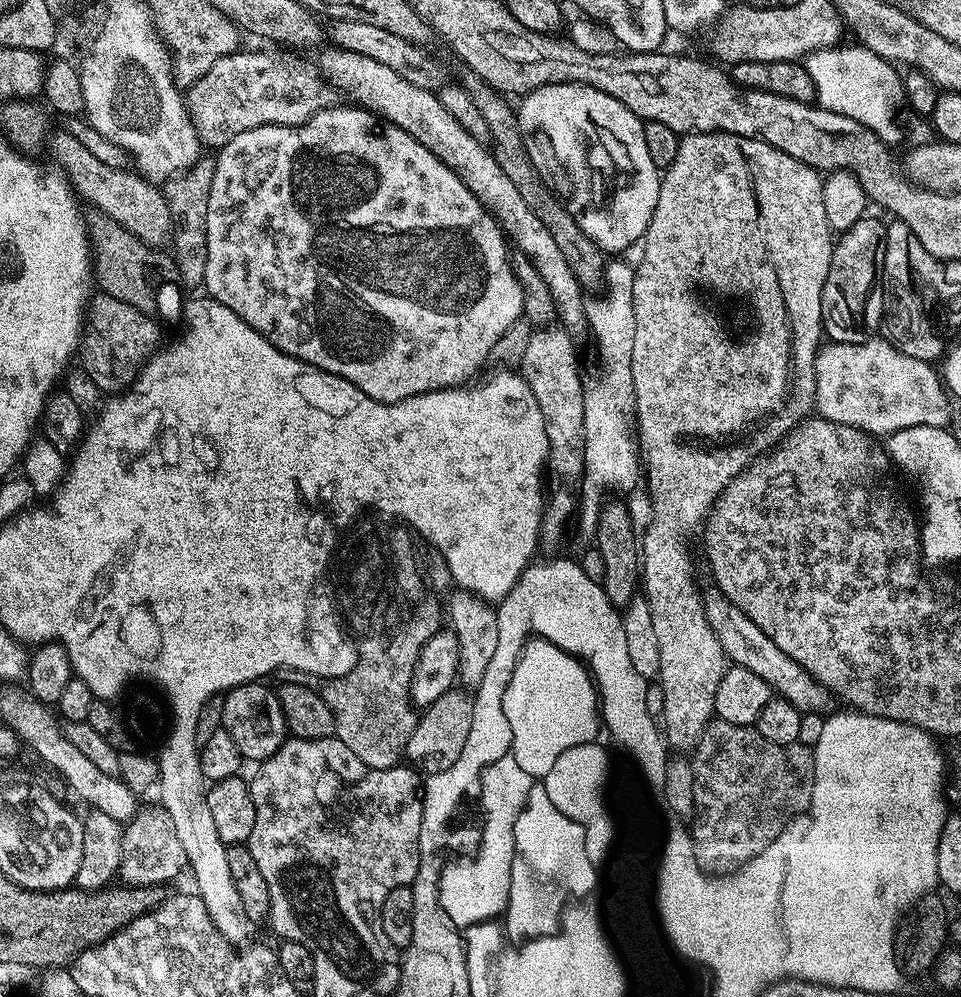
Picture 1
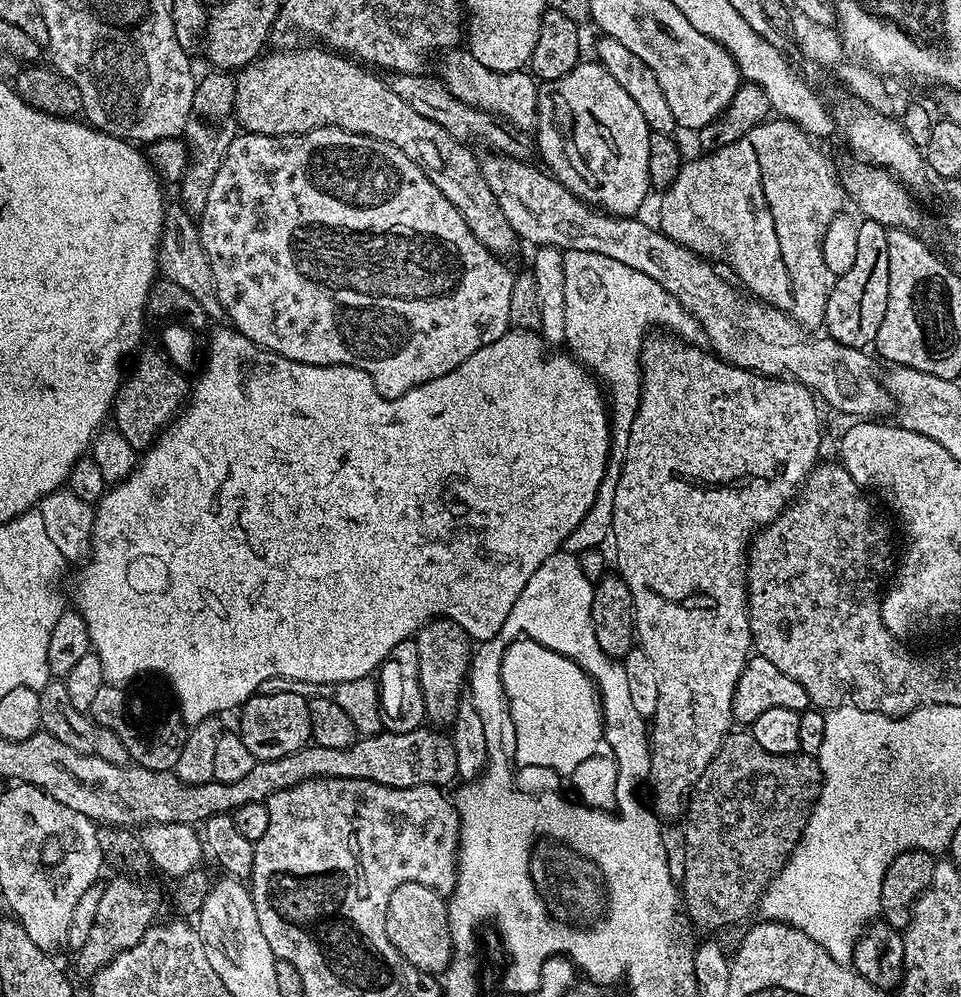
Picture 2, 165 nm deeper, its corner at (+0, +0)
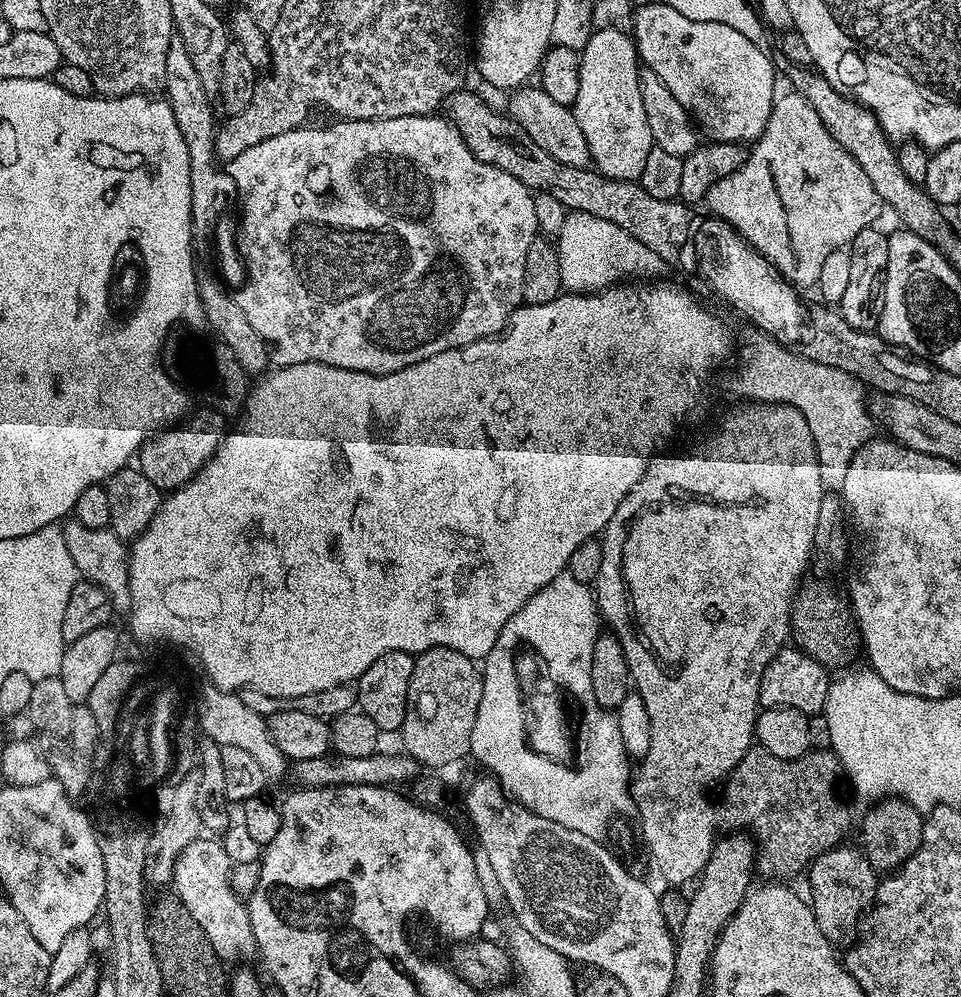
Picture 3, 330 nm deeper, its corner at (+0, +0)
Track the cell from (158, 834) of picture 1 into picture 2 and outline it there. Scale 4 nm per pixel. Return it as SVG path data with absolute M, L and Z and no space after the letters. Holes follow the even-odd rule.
M120 874L117 880L107 881L102 890L102 899L98 901L98 914L94 926L90 926L90 938L75 953L76 972L85 978L96 975L108 965L122 950L134 946L148 928L157 919L156 907L160 904L160 892L156 888L147 888L140 878L129 878Z

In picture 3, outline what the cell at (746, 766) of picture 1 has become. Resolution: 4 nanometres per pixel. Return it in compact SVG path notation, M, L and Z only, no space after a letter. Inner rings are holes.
M753 746L742 758L742 762L738 762L738 766L733 771L735 775L732 777L732 784L728 787L727 814L730 820L734 822L734 829L743 830L747 835L752 837L757 851L756 872L759 875L764 875L764 878L788 878L784 876L796 876L799 872L803 873L808 865L818 859L822 853L829 852L829 850L837 847L843 841L840 839L847 834L848 823L851 822L852 816L848 813L847 802L836 793L836 783L842 780L842 769L840 760L837 758L835 752L831 750L809 750L802 758L787 760L786 758L774 758L774 754L770 754L764 748Z

